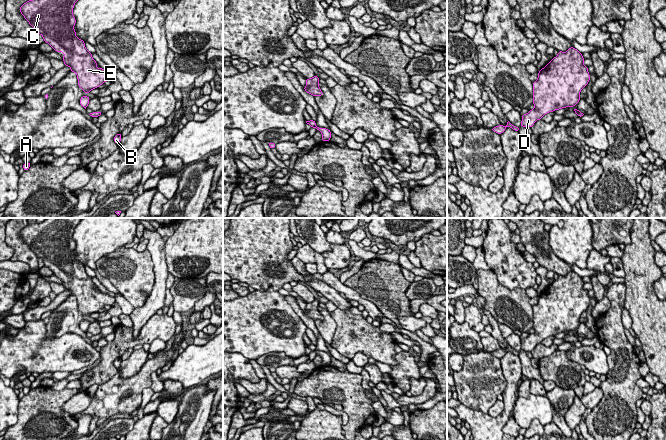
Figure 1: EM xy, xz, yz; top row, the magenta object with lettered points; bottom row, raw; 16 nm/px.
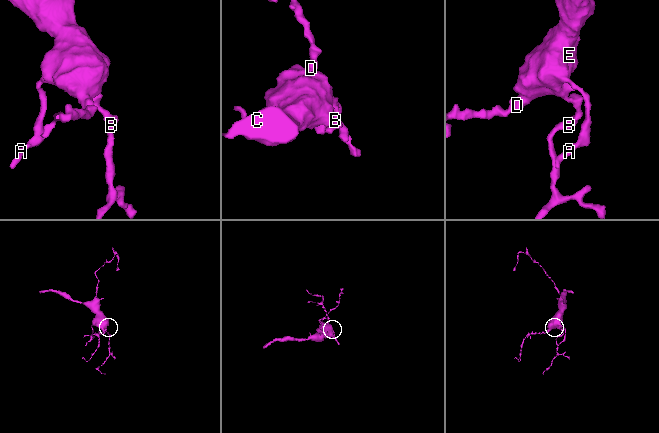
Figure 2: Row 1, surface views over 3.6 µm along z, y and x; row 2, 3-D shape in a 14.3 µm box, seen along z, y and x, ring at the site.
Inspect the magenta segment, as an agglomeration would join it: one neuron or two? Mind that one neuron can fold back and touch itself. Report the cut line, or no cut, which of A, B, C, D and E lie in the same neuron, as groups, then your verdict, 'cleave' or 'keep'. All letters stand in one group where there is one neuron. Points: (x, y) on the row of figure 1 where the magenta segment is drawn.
no cut; A B C D E; keep

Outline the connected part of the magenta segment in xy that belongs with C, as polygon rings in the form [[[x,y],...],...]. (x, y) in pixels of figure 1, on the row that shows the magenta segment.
[[[28,0],[19,10],[29,24],[38,34],[43,36],[44,42],[48,43],[56,52],[63,52],[65,66],[71,68],[70,72],[77,74],[78,86],[85,93],[103,85],[105,81],[112,82],[115,74],[109,70],[97,68],[98,64],[86,47],[85,42],[76,36],[74,29],[76,19],[73,16],[73,8],[78,0]]]

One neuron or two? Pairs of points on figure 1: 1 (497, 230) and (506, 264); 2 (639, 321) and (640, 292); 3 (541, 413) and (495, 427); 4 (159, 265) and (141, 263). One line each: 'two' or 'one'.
1: one
2: one
3: two
4: two

